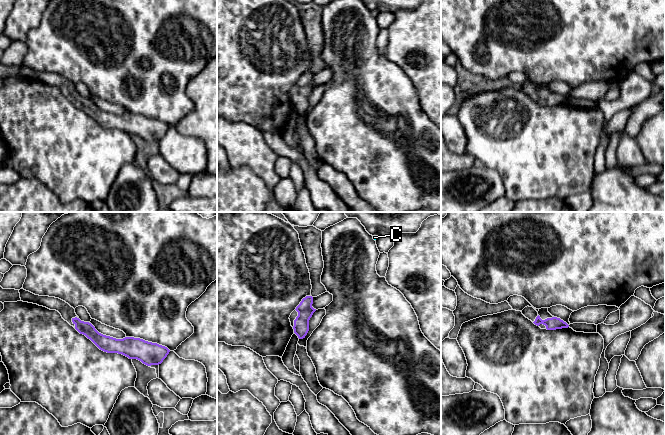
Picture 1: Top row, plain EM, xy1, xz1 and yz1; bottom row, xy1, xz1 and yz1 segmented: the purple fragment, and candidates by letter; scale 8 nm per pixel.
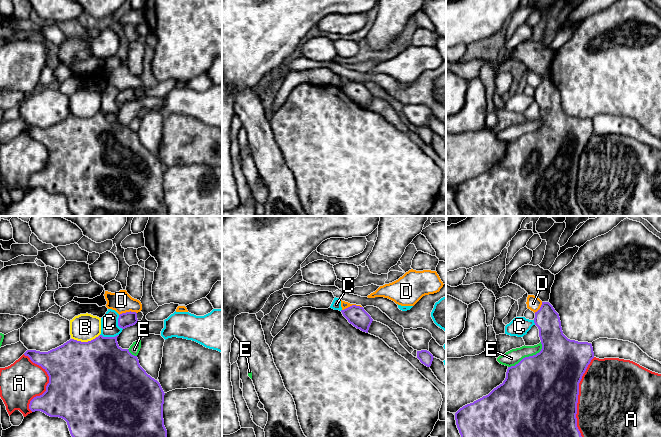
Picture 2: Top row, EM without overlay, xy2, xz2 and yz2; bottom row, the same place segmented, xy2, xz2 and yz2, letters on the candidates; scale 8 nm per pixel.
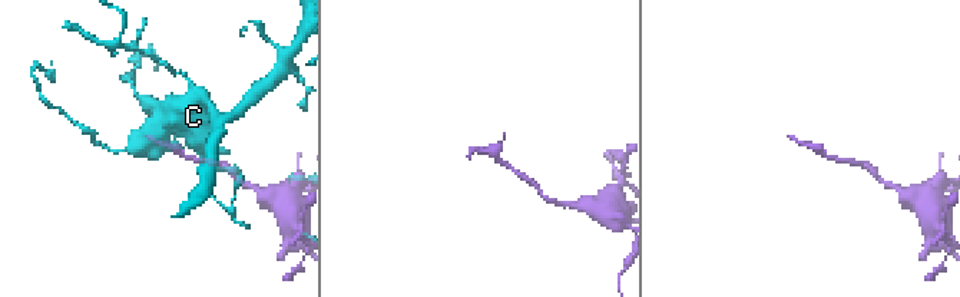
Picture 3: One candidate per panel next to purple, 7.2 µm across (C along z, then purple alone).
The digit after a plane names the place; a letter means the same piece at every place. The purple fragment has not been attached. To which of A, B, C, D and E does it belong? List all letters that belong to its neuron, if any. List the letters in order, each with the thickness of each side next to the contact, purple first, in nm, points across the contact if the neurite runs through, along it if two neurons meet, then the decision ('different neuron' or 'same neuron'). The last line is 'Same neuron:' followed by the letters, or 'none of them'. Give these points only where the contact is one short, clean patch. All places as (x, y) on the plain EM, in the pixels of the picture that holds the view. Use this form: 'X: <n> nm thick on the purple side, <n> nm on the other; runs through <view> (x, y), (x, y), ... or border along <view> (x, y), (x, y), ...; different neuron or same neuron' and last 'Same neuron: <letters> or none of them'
A: 500 nm thick on the purple side, 500 nm on the other; different neuron
B: 500 nm thick on the purple side, 220 nm on the other; border along xy2 (99, 110), (87, 117), (72, 115); different neuron
C: 440 nm thick on the purple side, 140 nm on the other; different neuron
D: 160 nm thick on the purple side, 60 nm on the other; border along xz2 (361, 82), (350, 81), (342, 86); different neuron
E: 500 nm thick on the purple side, 120 nm on the other; different neuron
Same neuron: none of them

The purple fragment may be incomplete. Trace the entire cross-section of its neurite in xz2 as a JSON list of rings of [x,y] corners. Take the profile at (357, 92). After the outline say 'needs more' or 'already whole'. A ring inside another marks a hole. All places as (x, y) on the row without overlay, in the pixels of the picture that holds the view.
[[[352,81],[344,86],[341,86],[341,88],[350,100],[352,100],[357,105],[368,109],[373,95],[363,83]]] | already whole

